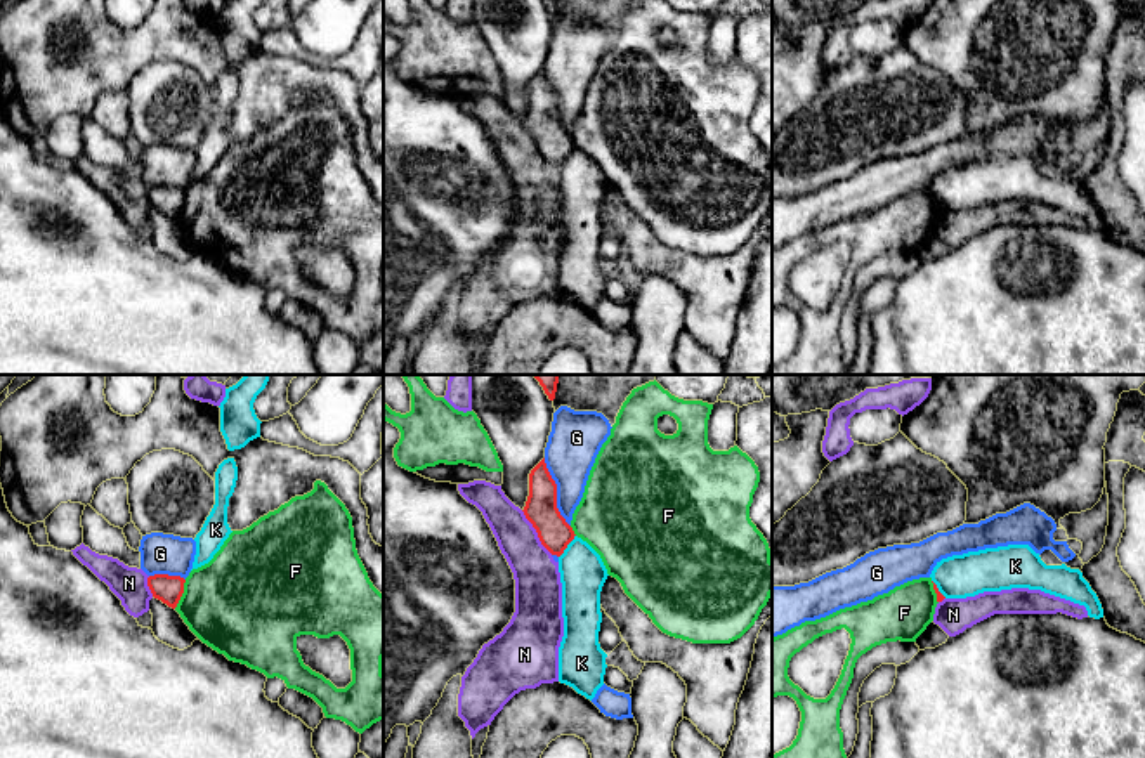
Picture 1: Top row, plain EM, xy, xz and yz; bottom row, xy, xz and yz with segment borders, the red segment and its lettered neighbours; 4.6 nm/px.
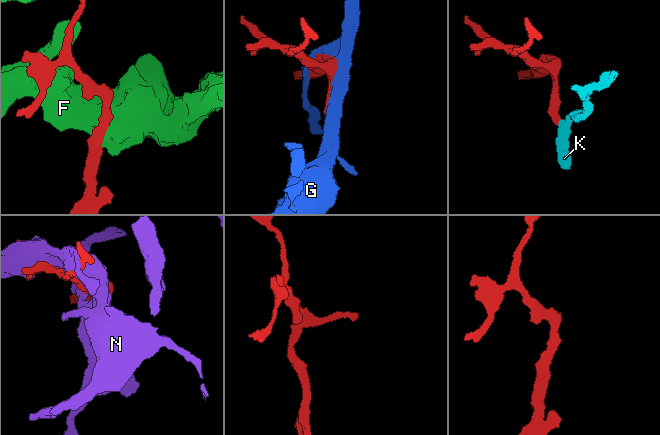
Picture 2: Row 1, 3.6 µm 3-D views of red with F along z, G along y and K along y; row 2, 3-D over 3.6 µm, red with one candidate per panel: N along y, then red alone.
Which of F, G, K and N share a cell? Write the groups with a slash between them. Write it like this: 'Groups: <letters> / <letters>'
Groups: F / G / K / N

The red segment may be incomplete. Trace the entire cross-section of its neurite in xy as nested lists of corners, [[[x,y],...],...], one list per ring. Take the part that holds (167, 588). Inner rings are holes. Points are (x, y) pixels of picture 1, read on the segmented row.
[[[154,574],[147,578],[147,586],[154,598],[175,609],[182,593],[186,579],[180,576]]]

